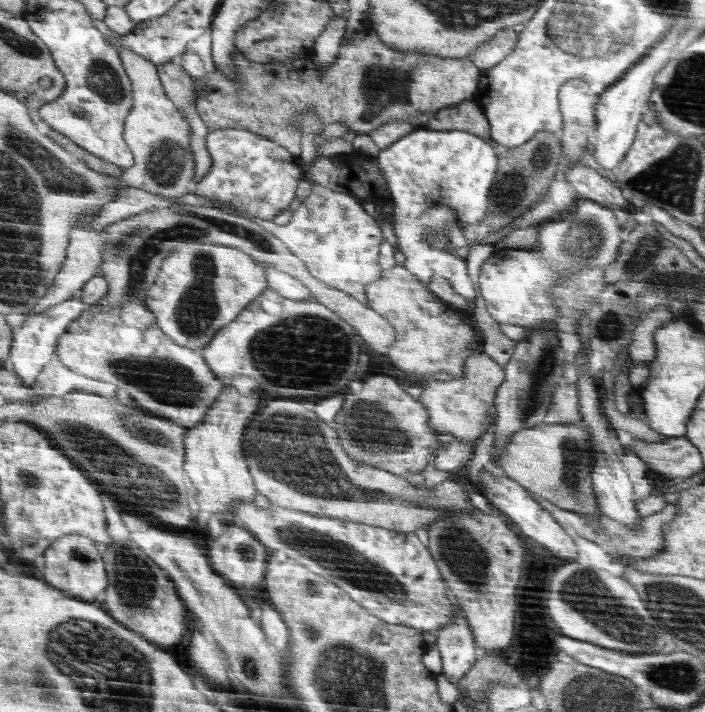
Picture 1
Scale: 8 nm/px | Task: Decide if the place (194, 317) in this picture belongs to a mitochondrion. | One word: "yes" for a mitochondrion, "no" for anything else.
yes

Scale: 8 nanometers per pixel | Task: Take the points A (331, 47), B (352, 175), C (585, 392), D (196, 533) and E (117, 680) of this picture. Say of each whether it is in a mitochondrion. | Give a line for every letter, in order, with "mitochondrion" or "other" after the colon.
A: other
B: other
C: other
D: other
E: mitochondrion

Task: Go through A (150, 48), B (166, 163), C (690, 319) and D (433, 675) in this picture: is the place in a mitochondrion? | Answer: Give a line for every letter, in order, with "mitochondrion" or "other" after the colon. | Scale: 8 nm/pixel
A: other
B: mitochondrion
C: other
D: other

